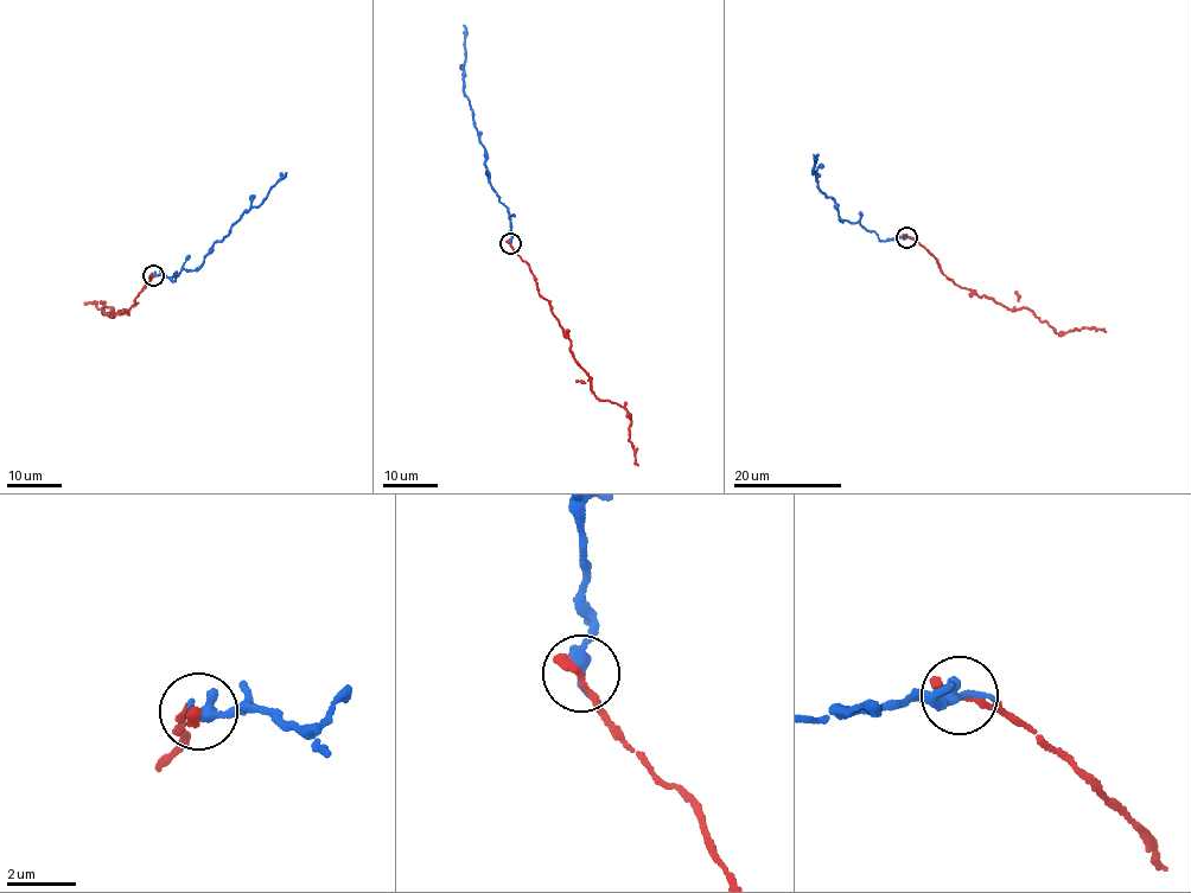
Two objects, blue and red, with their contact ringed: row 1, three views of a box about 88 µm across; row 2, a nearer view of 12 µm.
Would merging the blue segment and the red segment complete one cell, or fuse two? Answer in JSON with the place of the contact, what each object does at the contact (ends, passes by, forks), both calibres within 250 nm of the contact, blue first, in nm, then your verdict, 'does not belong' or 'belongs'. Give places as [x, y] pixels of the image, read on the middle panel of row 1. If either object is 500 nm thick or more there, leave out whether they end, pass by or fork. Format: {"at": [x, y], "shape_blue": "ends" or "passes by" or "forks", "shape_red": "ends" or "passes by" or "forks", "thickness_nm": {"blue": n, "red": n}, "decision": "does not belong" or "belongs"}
{"at": [510, 243], "shape_blue": "ends", "shape_red": "ends", "thickness_nm": {"blue": 400, "red": 320}, "decision": "belongs"}

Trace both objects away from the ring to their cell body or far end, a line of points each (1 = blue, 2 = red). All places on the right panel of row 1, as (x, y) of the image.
1: (906, 237), (881, 241), (858, 222), (844, 221), (836, 203), (820, 190), (816, 174), (811, 172), (814, 154)
2: (906, 237), (928, 250), (941, 273), (978, 295), (1010, 310), (1026, 307), (1058, 333), (1091, 326), (1106, 332)

